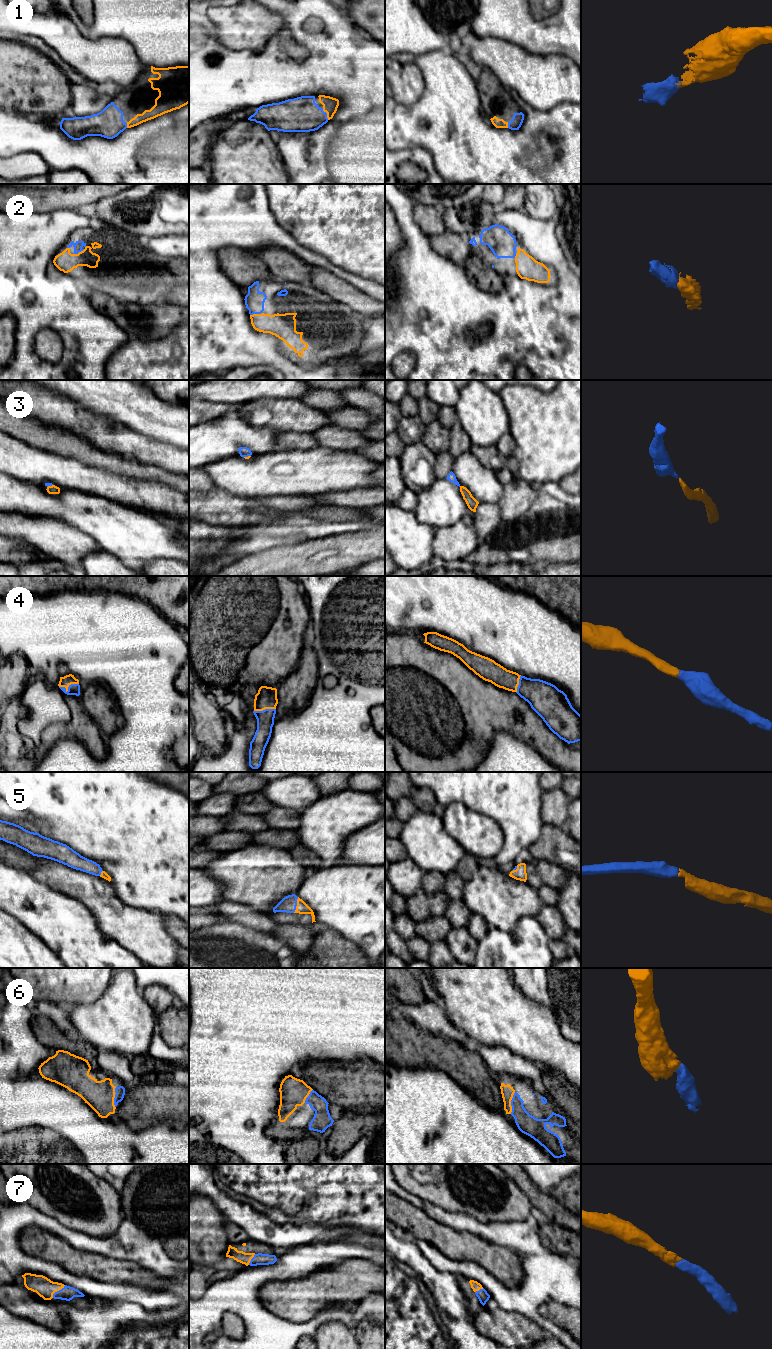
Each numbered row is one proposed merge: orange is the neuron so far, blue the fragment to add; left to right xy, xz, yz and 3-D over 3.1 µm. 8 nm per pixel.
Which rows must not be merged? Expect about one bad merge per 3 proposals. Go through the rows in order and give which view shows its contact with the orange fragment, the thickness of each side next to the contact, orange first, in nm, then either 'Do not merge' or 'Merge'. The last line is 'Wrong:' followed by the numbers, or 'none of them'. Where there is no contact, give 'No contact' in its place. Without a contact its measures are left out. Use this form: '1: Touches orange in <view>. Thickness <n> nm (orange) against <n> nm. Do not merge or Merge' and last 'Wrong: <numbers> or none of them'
1: Touches orange in xz. Thickness 120 nm (orange) against 280 nm. Merge
2: Touches orange in xy. Thickness 160 nm (orange) against 70 nm. Merge
3: Touches orange in xz. Thickness 20 nm (orange) against 80 nm. Merge
4: Touches orange in xy. Thickness 90 nm (orange) against 100 nm. Merge
5: Touches orange in xz. Thickness 100 nm (orange) against 130 nm. Merge
6: Touches orange in yz. Thickness 100 nm (orange) against 160 nm. Merge
7: Touches orange in xy. Thickness 160 nm (orange) against 120 nm. Merge
Wrong: none of them

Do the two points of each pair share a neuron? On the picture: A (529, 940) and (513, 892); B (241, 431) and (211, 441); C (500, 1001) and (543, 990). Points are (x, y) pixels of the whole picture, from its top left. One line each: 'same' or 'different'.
A: different
B: same
C: different

